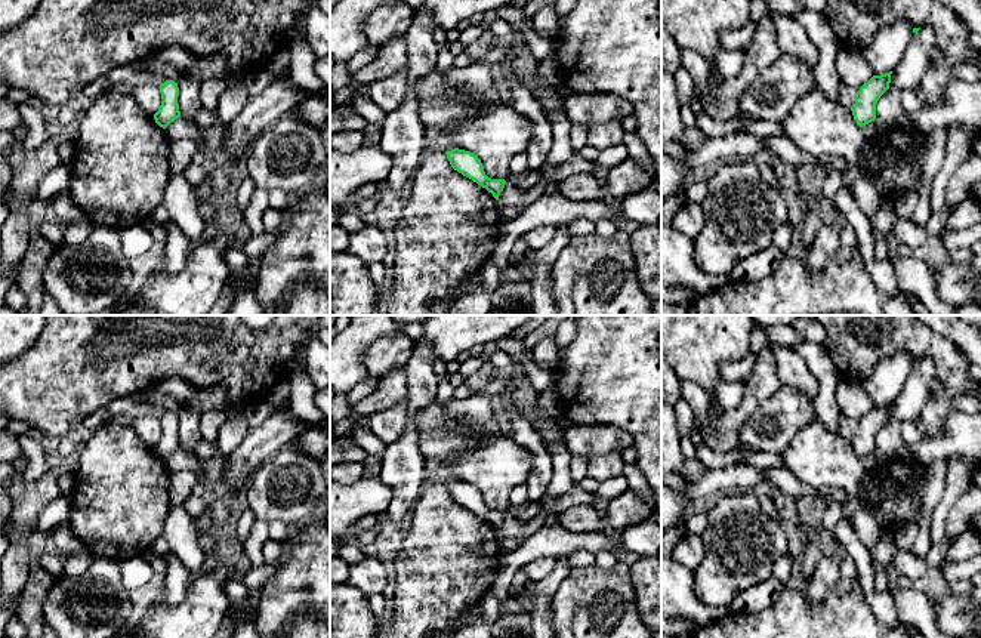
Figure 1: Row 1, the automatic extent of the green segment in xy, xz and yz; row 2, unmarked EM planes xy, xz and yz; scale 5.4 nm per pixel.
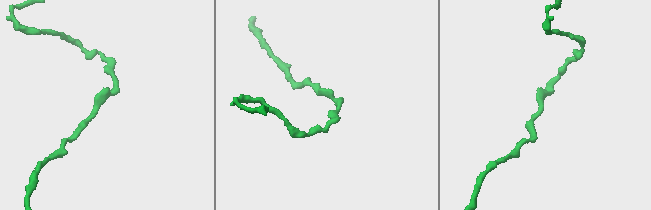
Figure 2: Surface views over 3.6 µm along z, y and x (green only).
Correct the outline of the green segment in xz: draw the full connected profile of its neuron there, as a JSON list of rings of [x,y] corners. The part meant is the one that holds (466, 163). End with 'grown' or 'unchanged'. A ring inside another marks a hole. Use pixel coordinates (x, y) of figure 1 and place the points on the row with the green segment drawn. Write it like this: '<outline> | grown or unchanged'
[[[454,148],[447,151],[447,158],[454,170],[463,176],[472,179],[499,200],[500,192],[505,188],[505,179],[491,179],[485,175],[481,160],[471,151]]] | unchanged

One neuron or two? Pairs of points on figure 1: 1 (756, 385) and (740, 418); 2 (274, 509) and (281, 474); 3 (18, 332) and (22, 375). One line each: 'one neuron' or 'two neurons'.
1: one neuron
2: one neuron
3: two neurons

